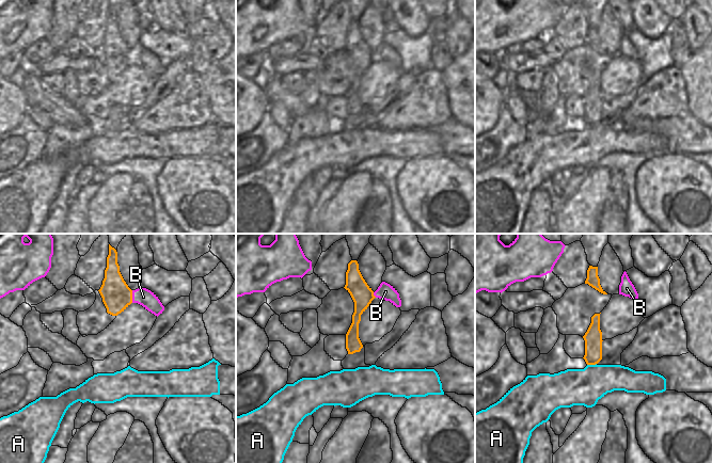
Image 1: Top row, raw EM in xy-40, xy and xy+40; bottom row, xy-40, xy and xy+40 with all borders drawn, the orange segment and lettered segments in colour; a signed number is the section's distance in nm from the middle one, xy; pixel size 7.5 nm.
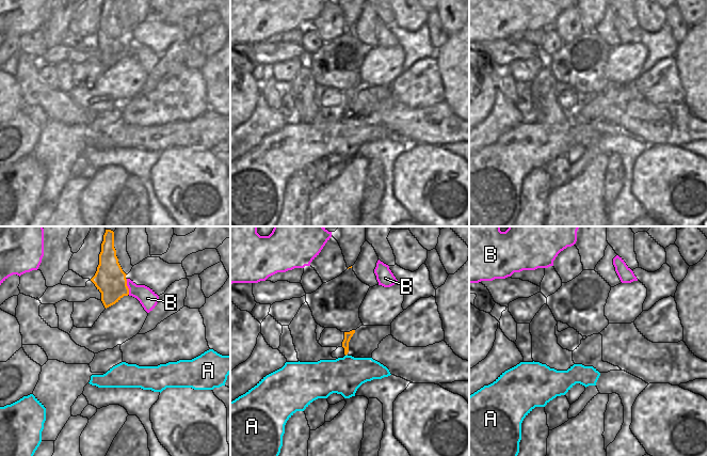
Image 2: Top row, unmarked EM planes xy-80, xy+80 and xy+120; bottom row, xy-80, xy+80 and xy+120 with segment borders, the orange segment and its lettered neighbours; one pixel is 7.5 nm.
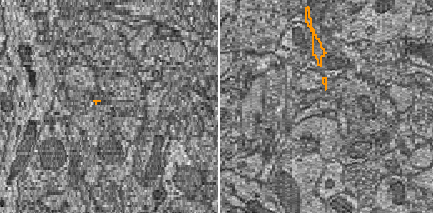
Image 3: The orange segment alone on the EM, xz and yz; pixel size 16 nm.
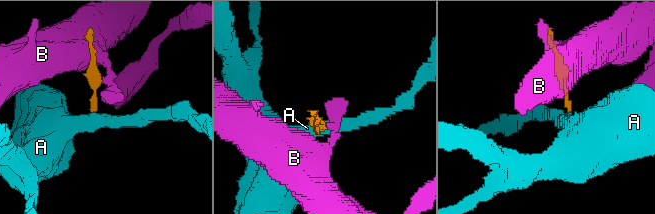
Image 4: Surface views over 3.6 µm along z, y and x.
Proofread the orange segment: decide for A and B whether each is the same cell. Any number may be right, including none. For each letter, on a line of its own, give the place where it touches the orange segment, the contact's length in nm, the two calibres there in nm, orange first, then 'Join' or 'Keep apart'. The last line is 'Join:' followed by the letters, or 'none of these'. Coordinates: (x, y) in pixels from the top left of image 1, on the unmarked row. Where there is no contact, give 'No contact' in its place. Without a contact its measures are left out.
A: Touches orange at xy+40 (591, 125). Shared border 70 nm. Thickness 140 nm (orange) against 280 nm. Keep apart
B: Touches orange at xy-40 (131, 58). Shared border 100 nm. Thickness 220 nm (orange) against 130 nm. Keep apart
Join: none of these

